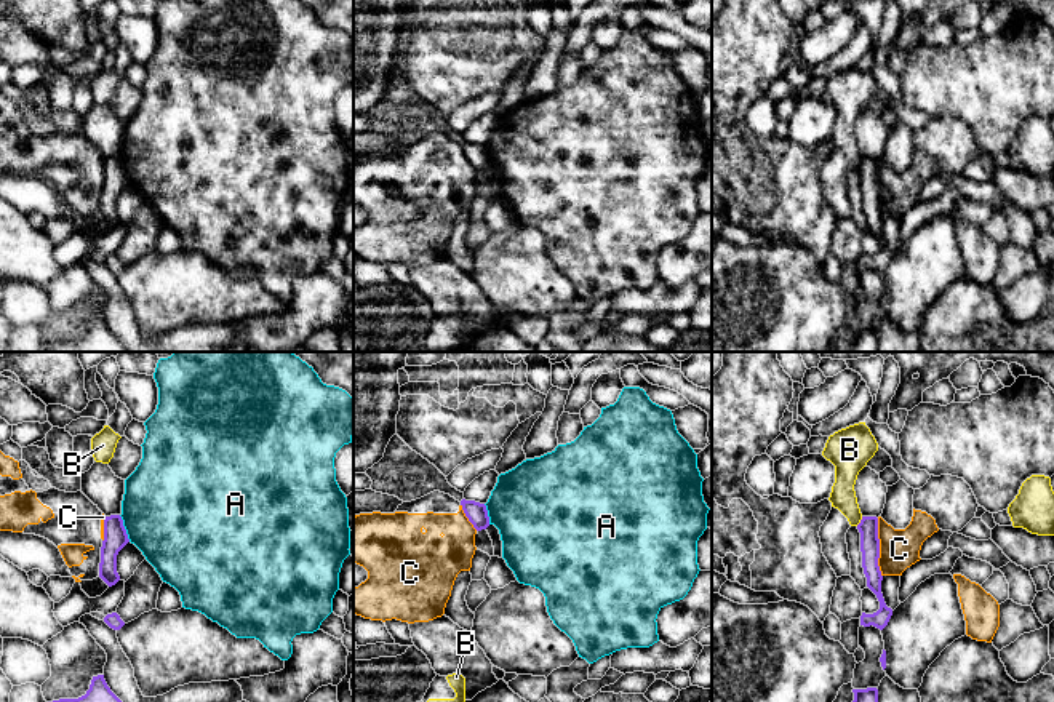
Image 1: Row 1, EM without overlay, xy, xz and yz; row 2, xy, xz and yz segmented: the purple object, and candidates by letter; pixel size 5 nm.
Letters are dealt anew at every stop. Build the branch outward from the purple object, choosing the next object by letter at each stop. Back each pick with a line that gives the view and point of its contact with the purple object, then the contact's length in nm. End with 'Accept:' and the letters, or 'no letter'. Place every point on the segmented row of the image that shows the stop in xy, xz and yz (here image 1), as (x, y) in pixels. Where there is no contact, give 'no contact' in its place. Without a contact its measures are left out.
Accept: no letter

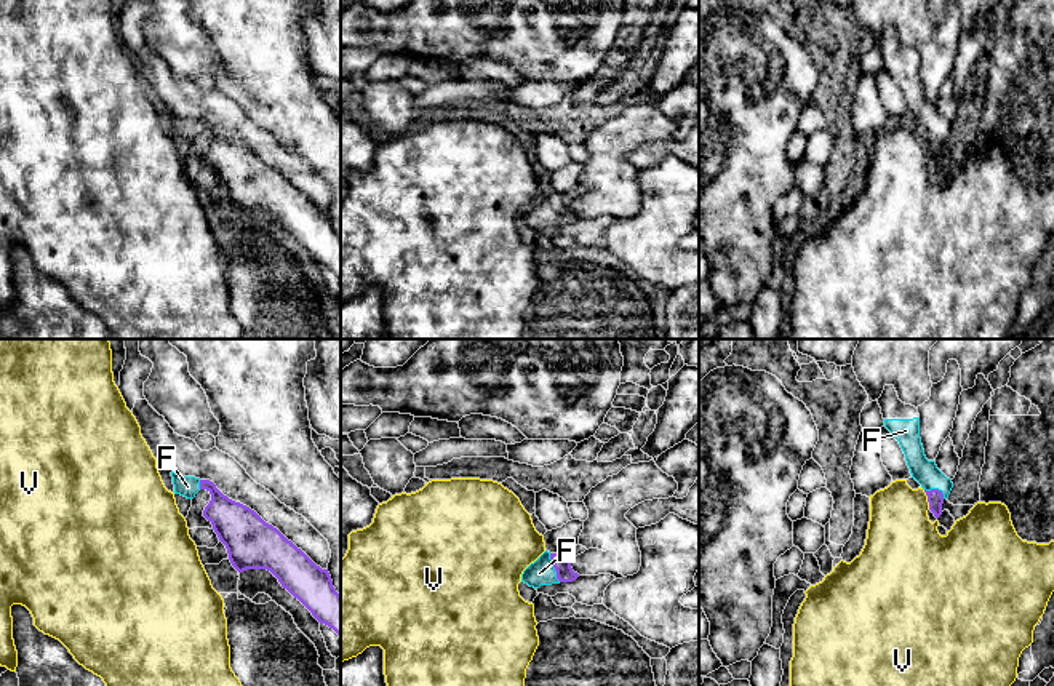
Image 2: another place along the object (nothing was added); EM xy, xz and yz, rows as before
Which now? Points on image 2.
F: meets purple in xz at (554, 566); contact 160 nm long
Accept: F

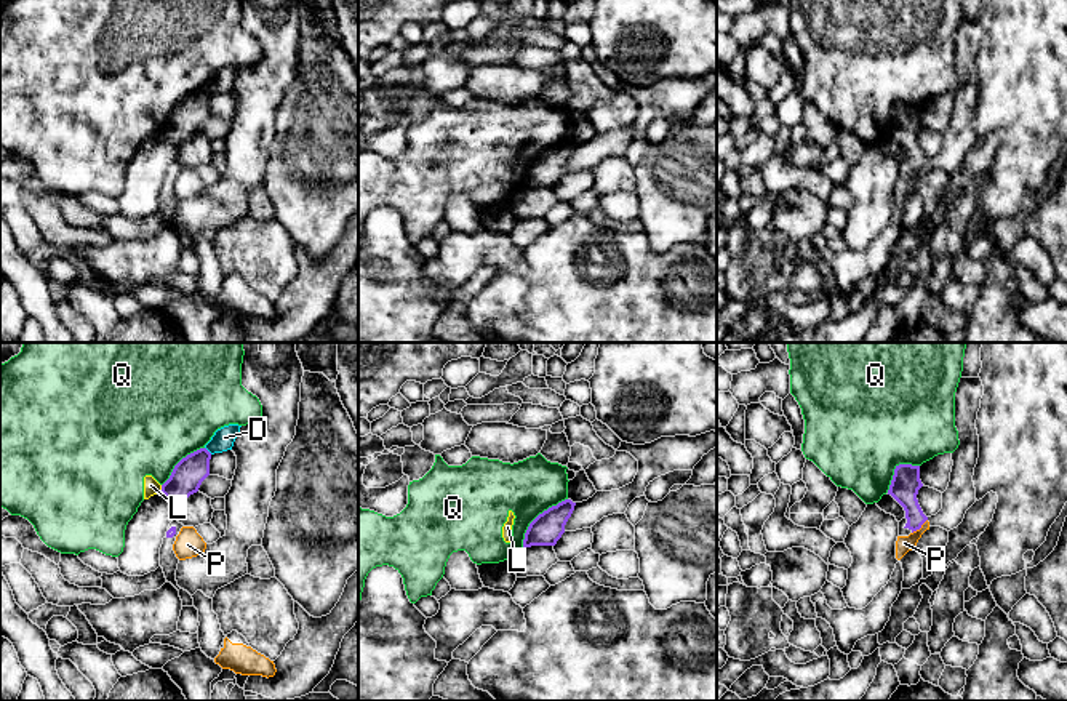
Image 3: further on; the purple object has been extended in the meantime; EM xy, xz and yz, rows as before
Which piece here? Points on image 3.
Accept: no letter

